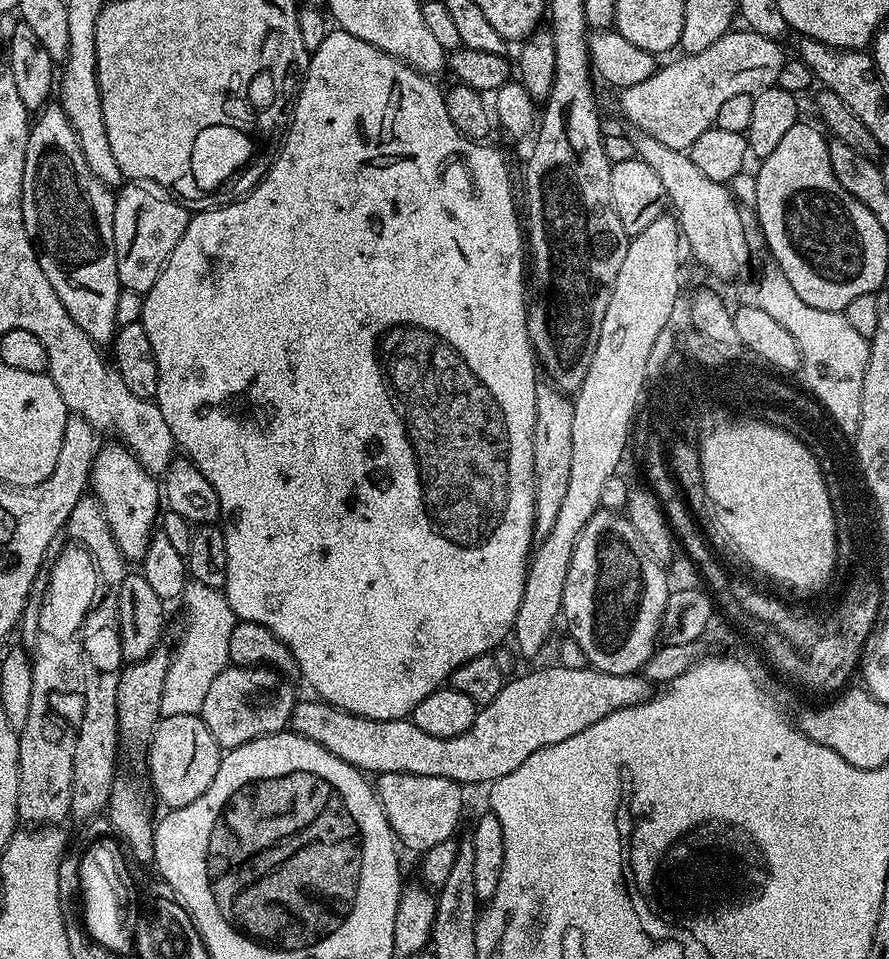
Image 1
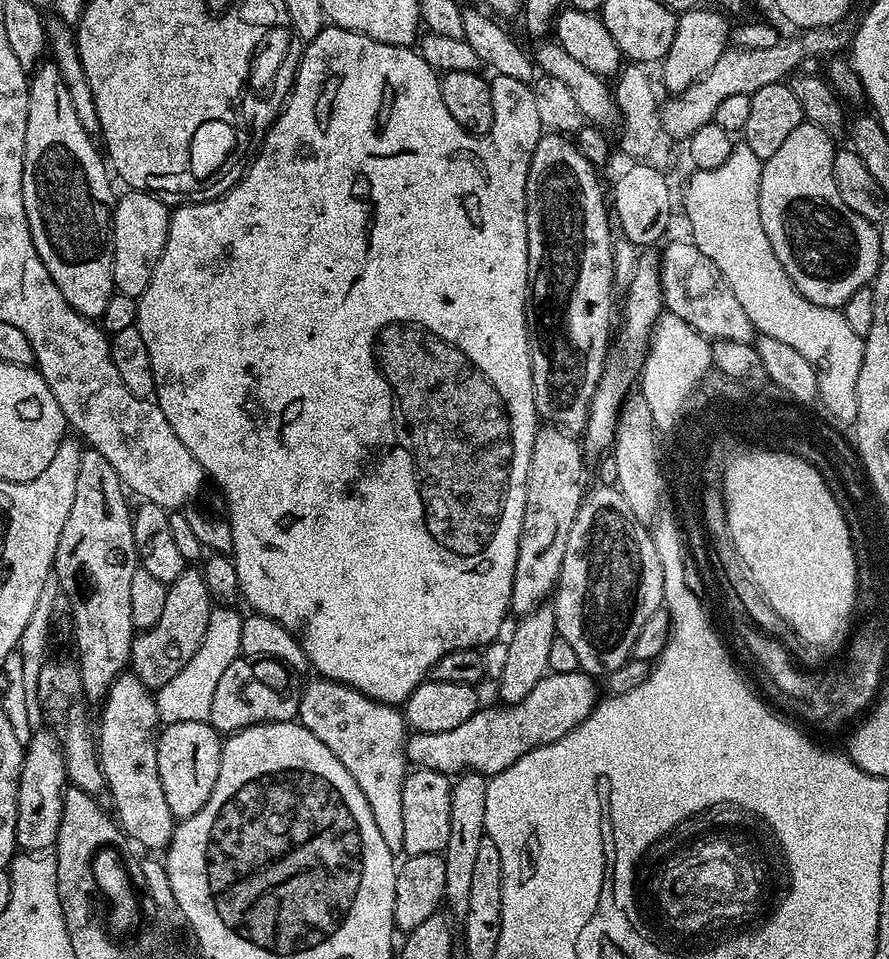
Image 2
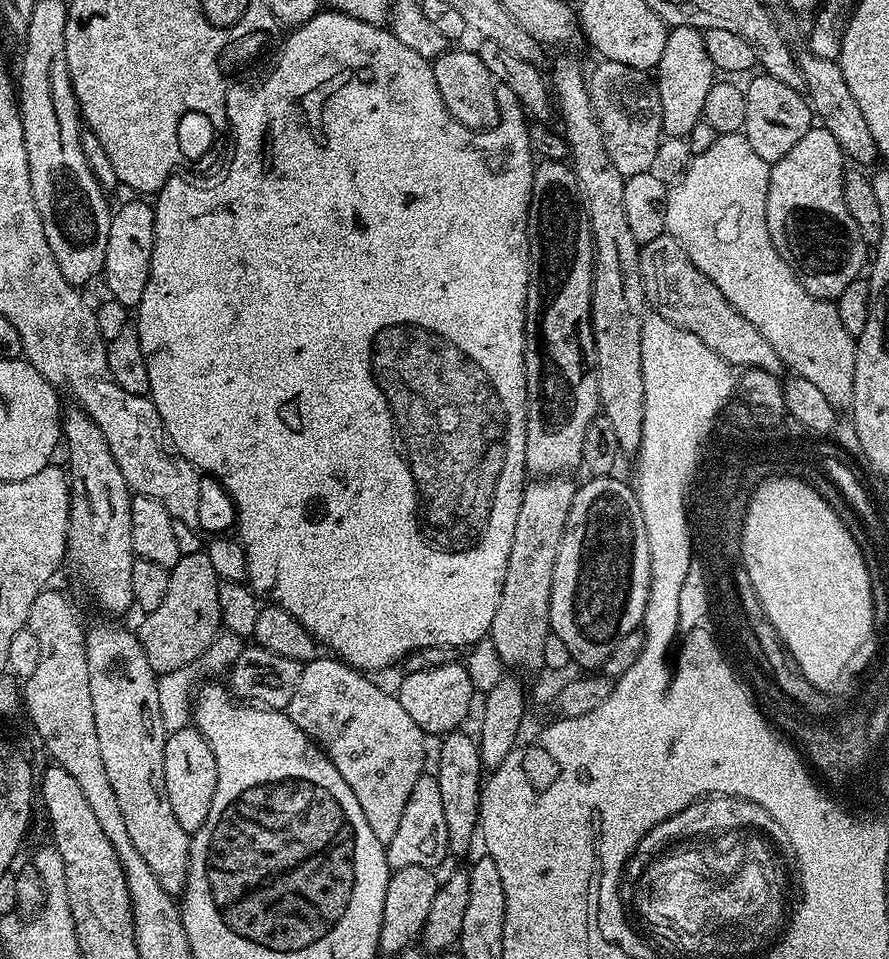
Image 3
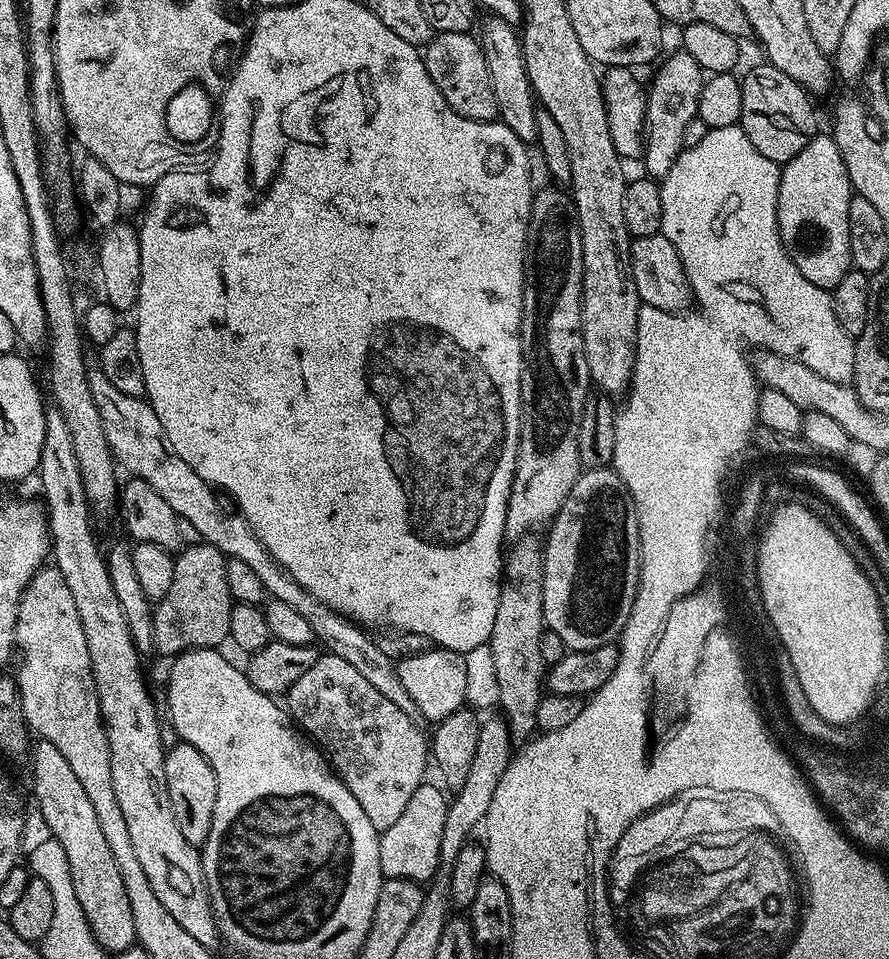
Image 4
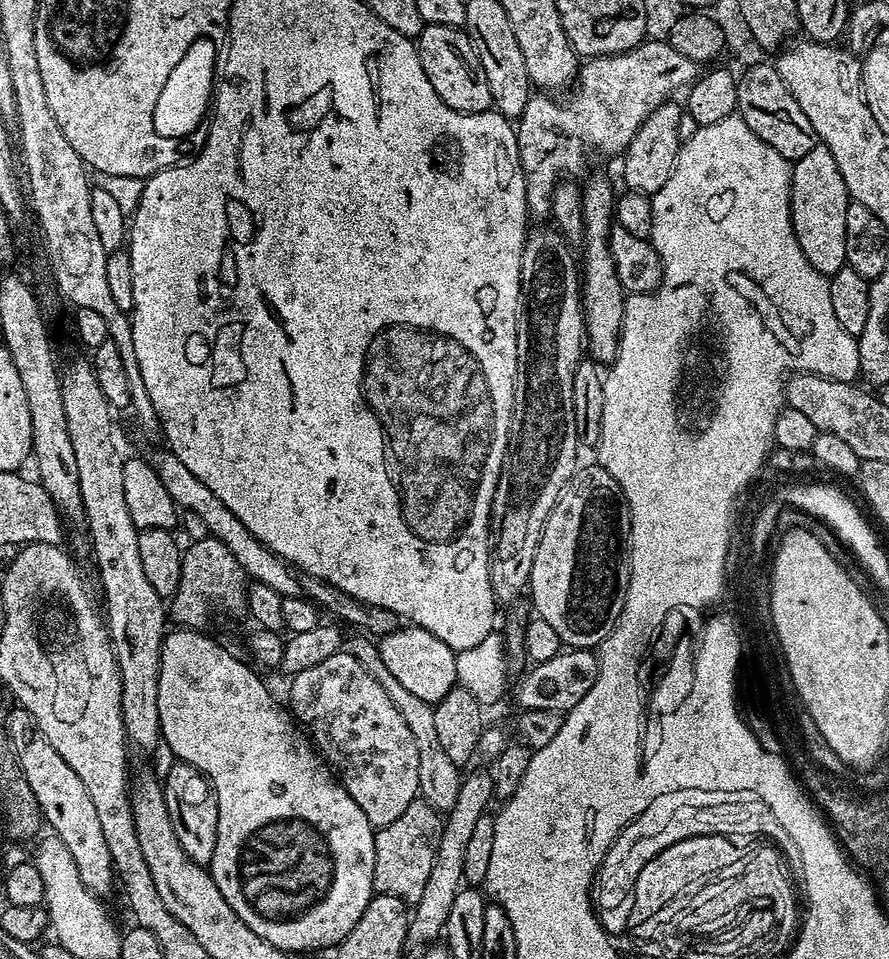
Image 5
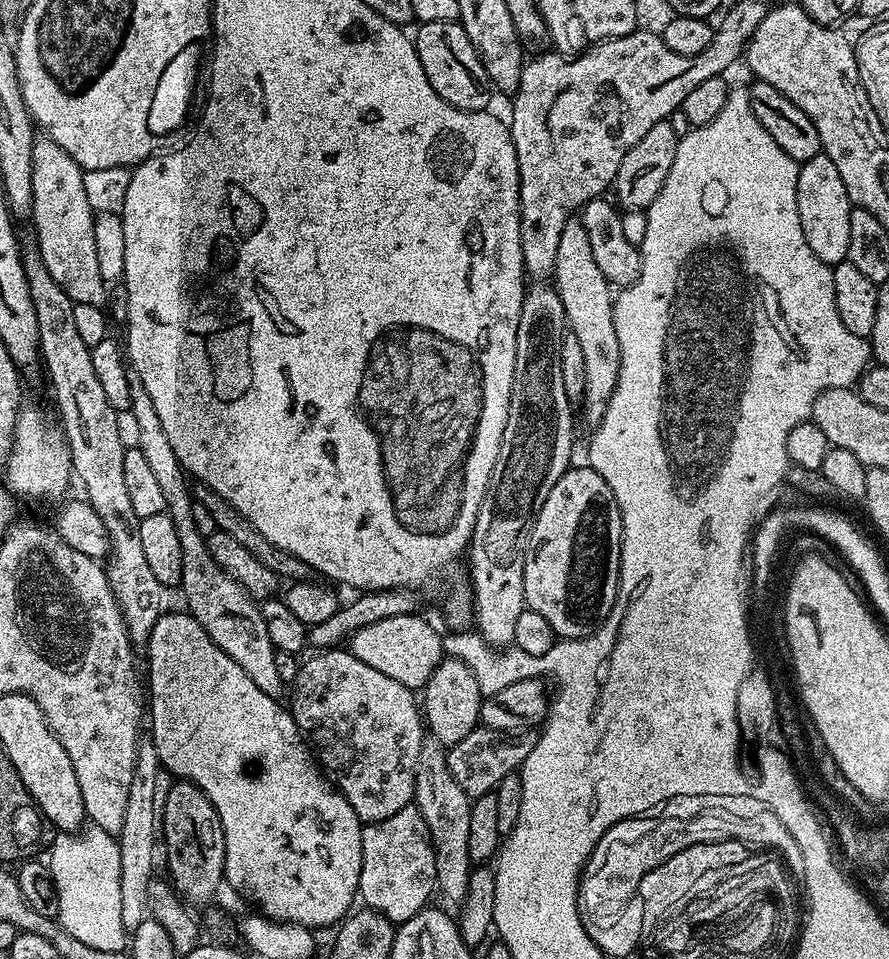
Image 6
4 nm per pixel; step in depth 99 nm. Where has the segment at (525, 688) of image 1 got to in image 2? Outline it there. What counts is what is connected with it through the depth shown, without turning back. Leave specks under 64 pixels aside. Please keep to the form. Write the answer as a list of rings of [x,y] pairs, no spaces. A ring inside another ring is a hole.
[[[549,671],[547,676],[542,677],[522,698],[522,702],[499,706],[500,708],[481,707],[466,722],[454,726],[454,730],[442,730],[442,734],[430,734],[429,732],[413,731],[409,735],[406,751],[409,765],[416,768],[429,768],[435,772],[445,774],[459,774],[461,772],[480,772],[485,778],[497,776],[502,770],[514,766],[522,754],[534,750],[539,744],[558,742],[570,730],[574,730],[584,719],[592,713],[598,703],[598,684],[587,672],[575,671],[572,673],[554,673]]]

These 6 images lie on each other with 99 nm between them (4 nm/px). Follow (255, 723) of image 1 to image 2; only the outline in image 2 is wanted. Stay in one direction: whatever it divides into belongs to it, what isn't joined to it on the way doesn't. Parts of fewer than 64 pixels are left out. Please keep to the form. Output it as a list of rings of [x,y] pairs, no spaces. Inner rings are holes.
[[[239,658],[226,666],[215,687],[207,723],[221,734],[241,732],[252,724],[295,721],[300,711],[301,689],[296,688],[293,673],[277,660]]]

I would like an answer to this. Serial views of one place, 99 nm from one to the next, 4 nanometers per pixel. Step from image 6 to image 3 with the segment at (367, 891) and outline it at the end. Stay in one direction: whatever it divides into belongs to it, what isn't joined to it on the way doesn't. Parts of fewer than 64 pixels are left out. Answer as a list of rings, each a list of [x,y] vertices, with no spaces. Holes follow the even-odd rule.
[[[425,774],[418,778],[418,782],[414,782],[414,790],[410,790],[410,798],[406,801],[406,810],[402,810],[402,823],[398,825],[394,838],[390,838],[386,851],[388,867],[392,870],[406,866],[436,870],[444,859],[449,859],[446,810],[442,810],[442,798],[435,775]]]

